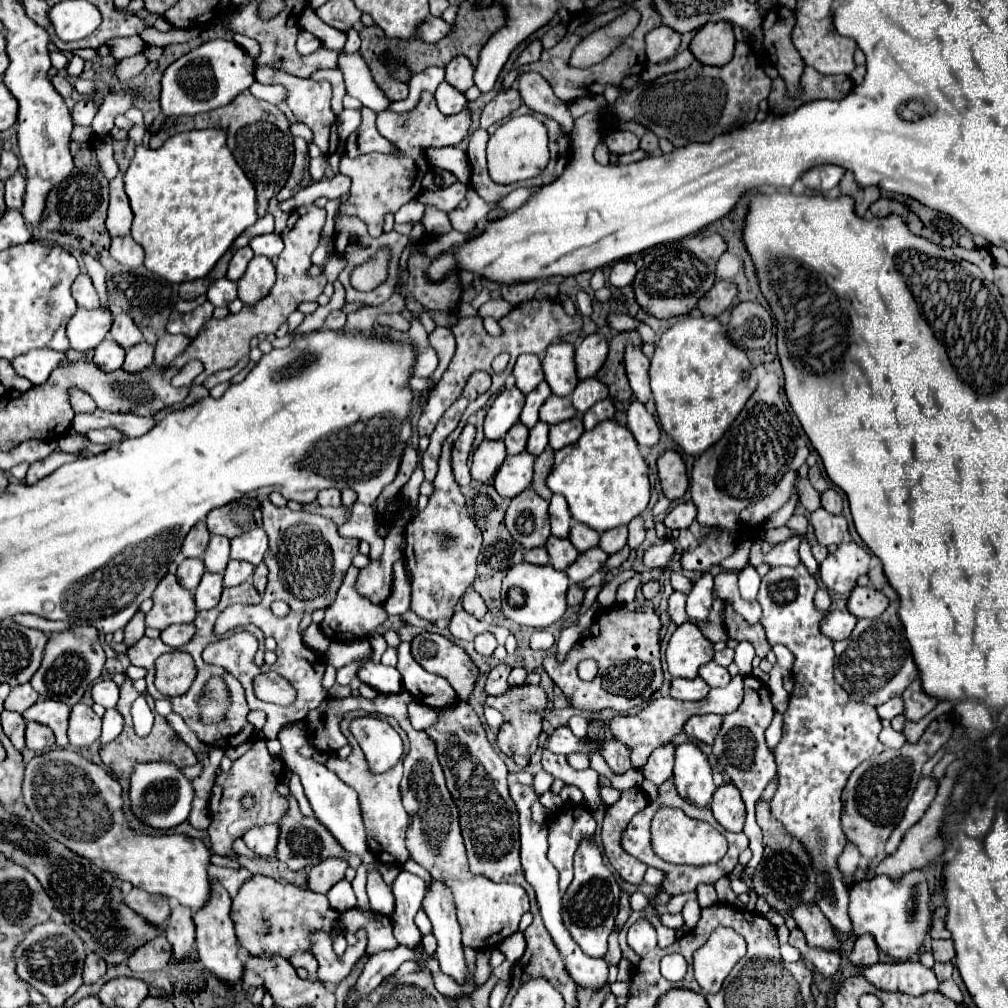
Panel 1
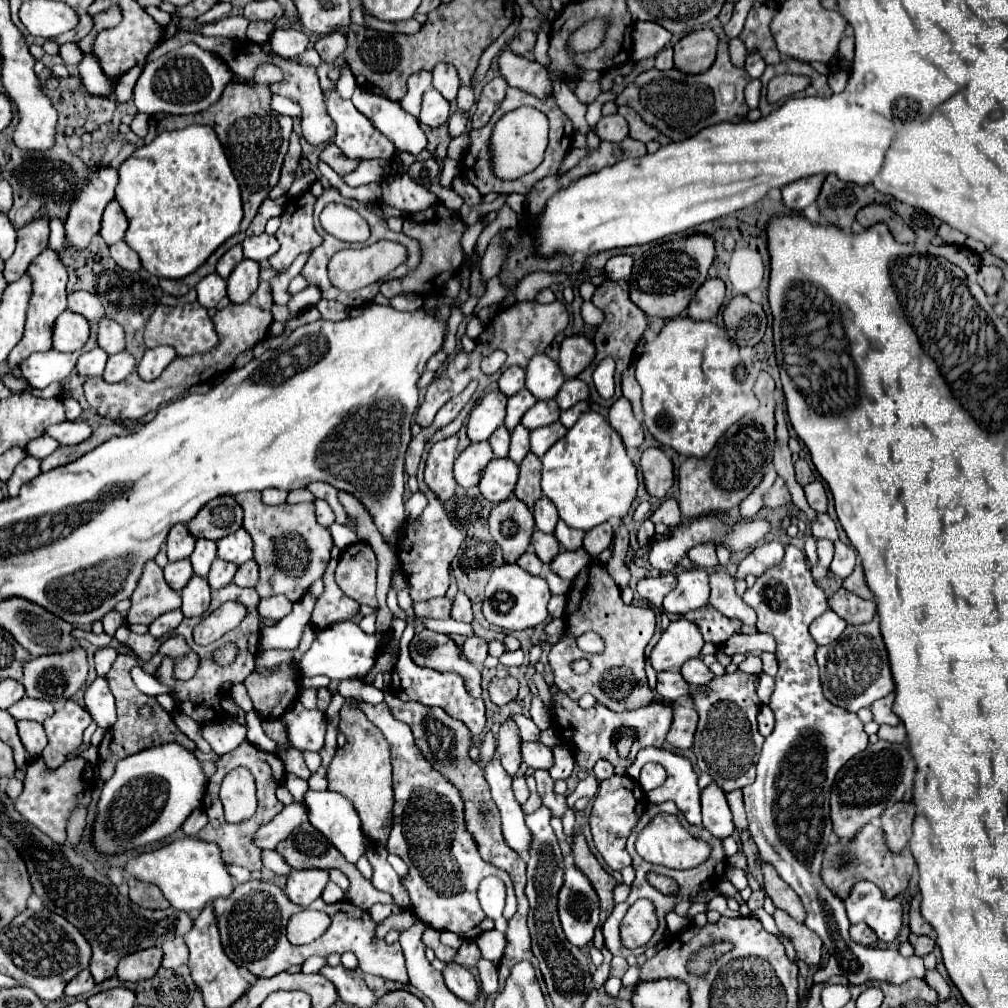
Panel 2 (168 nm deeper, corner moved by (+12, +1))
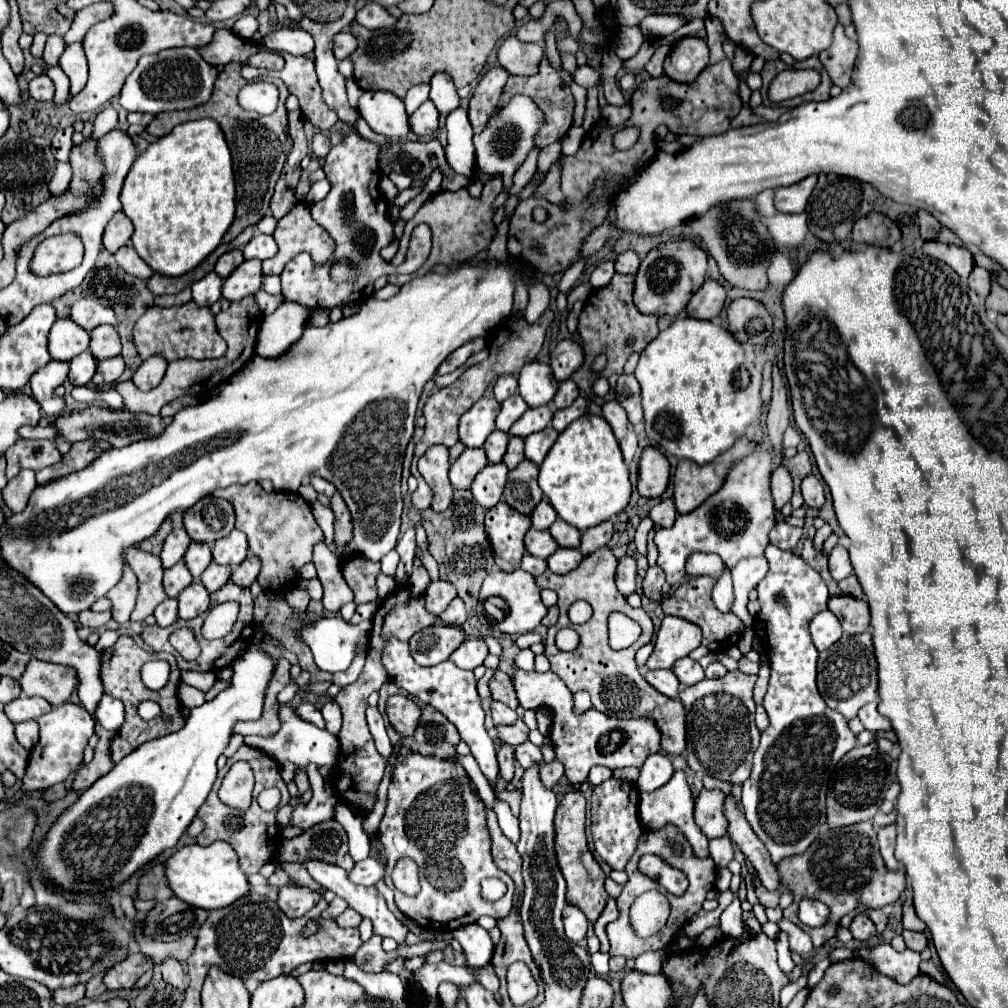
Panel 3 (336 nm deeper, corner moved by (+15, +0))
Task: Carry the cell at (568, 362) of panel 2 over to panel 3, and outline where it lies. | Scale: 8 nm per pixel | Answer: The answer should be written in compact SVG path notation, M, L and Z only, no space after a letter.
M574 340L558 342L550 352L550 366L558 382L568 380L576 372L576 368L580 368L582 362L584 362L584 350Z

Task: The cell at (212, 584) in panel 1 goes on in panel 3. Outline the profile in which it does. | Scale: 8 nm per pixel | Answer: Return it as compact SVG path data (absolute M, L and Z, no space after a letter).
M194 580L188 588L184 588L184 592L180 592L176 600L178 600L178 616L182 620L192 620L208 610L210 594L198 580Z

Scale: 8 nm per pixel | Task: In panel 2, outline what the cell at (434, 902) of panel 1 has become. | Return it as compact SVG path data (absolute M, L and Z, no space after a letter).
M449 963L443 971L443 977L447 981L447 987L453 991L453 995L457 995L461 1001L465 1001L467 1005L475 1005L479 1001L479 983L477 979L461 965L457 963Z

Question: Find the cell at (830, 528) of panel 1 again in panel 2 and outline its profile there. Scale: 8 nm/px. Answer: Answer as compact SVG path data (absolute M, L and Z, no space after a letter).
M821 513L817 515L817 519L813 521L813 537L815 539L831 539L831 541L837 541L837 527L835 523L831 521L831 517L827 513Z

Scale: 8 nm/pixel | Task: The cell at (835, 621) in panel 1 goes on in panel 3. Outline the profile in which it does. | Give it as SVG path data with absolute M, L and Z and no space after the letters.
M824 610L824 612L816 614L816 618L812 618L812 622L810 622L810 634L812 634L814 646L818 650L826 650L834 642L840 640L842 626L840 626L838 618L830 610Z

